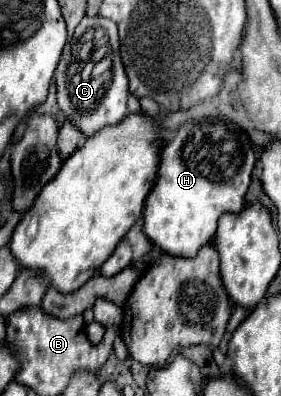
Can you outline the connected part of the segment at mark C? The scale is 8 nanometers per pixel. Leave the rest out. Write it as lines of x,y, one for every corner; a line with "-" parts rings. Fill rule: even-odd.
85,16
79,22
73,40
63,48
59,66
55,70
55,84
59,108
85,138
93,136
105,126
119,124
127,116
127,74
119,56
119,36
115,22
101,16
-
89,64
93,64
91,70

